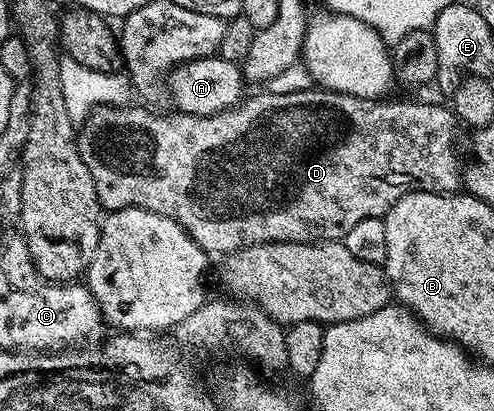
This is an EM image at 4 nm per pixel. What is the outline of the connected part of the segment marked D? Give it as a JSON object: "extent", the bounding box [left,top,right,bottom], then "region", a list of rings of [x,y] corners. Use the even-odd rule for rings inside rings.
{"extent":[77,90,463,254],"region":[[[261,90],[258,96],[246,95],[241,103],[210,116],[196,116],[174,111],[173,116],[160,116],[145,108],[125,108],[126,106],[102,106],[94,108],[80,121],[77,133],[77,152],[83,158],[91,178],[95,182],[97,202],[102,209],[118,212],[124,208],[146,208],[155,214],[163,214],[179,226],[193,241],[210,254],[237,252],[252,244],[315,244],[327,240],[344,241],[347,230],[355,227],[355,222],[363,218],[384,217],[399,198],[409,192],[456,193],[463,184],[463,164],[457,161],[457,148],[453,139],[457,136],[458,125],[452,107],[441,104],[404,104],[401,100],[364,100],[351,94],[328,90],[306,90],[275,94]]]}

